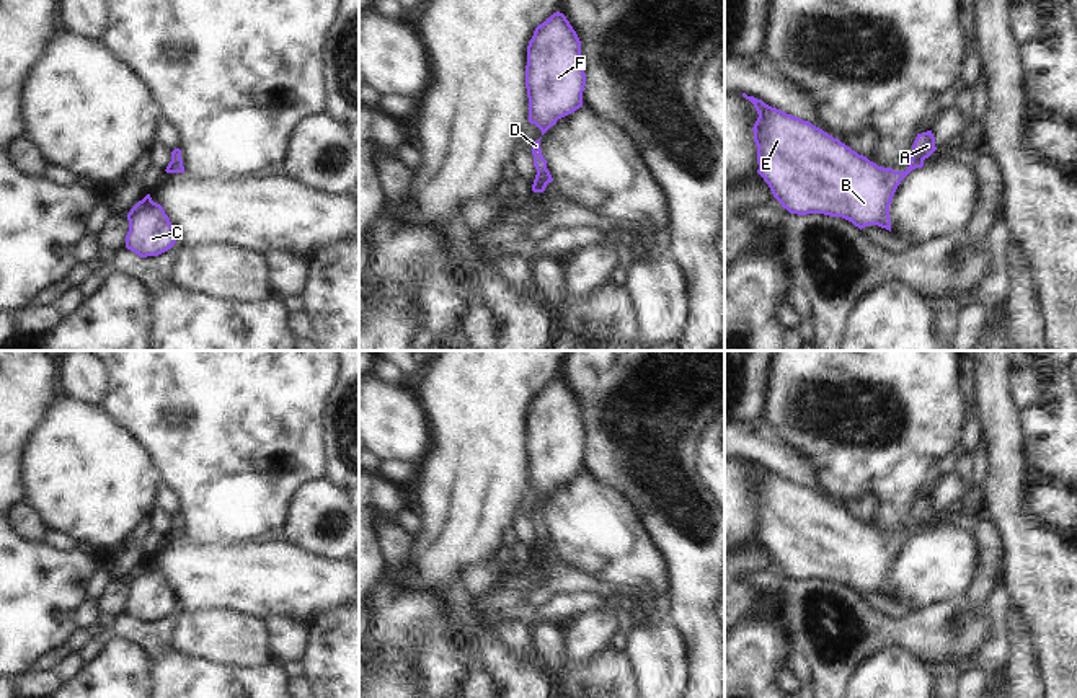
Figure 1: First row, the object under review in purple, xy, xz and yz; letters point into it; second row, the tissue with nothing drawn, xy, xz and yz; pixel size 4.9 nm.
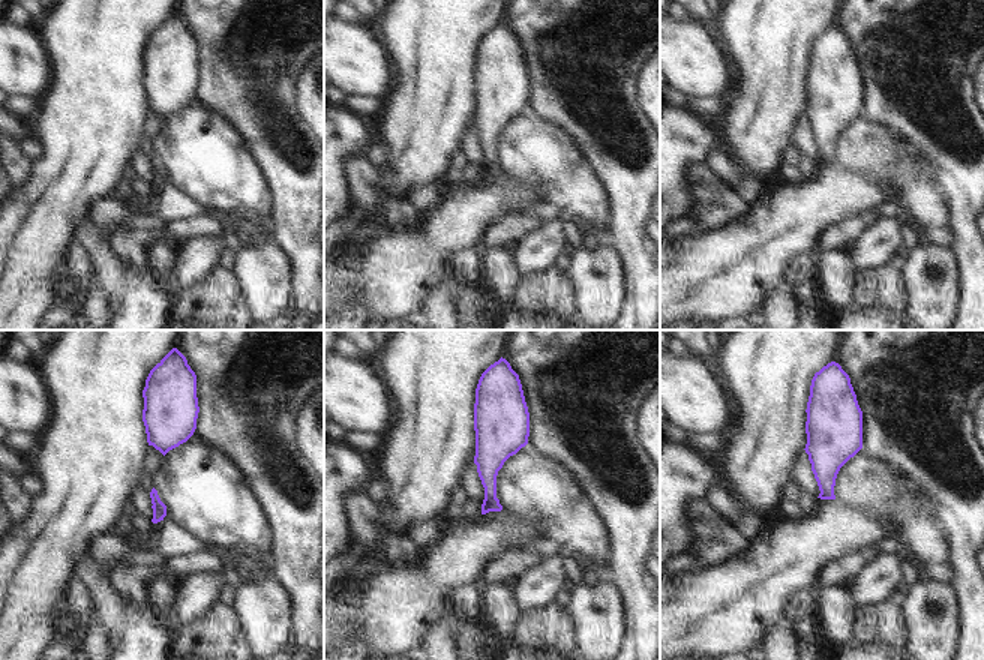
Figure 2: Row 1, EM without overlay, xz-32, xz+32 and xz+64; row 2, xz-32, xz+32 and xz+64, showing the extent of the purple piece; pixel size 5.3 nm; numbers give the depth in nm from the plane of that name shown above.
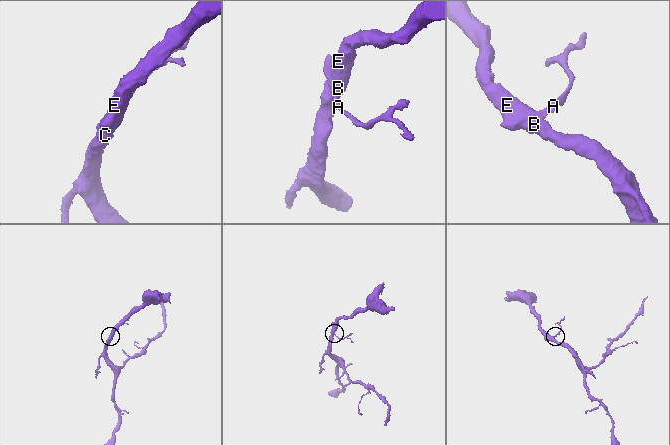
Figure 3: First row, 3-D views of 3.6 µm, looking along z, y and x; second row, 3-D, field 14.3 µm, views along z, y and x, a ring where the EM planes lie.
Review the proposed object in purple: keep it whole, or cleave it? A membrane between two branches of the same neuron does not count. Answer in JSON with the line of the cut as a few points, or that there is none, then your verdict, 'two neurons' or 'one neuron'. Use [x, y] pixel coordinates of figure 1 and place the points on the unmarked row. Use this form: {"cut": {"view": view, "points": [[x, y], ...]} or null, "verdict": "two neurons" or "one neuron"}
{"cut": null, "verdict": "one neuron"}

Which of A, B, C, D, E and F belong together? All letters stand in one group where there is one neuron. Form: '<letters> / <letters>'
A B C D E F

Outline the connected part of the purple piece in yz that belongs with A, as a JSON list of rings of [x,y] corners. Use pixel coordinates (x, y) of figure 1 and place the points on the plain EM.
[[[746,458],[742,462],[754,470],[759,479],[752,493],[757,510],[757,538],[769,550],[773,563],[790,579],[824,579],[842,582],[860,595],[868,590],[878,590],[891,597],[889,571],[898,551],[912,535],[922,533],[924,525],[937,515],[932,496],[917,499],[907,535],[894,537],[858,520],[808,486],[772,473]]]

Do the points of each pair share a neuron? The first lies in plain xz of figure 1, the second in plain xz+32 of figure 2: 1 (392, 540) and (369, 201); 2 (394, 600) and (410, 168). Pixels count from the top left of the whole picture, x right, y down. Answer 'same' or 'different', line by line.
1: same
2: same

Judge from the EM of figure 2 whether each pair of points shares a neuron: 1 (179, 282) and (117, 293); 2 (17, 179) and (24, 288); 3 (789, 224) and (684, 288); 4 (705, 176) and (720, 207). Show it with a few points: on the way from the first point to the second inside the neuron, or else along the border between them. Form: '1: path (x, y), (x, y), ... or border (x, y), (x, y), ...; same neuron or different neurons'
1: path (164, 293), (132, 293); same neuron
2: border (32, 161), (29, 176), (15, 188); different neurons
3: path (764, 242), (746, 260), (725, 273), (710, 276); same neuron
4: path (705, 183), (713, 200); same neuron

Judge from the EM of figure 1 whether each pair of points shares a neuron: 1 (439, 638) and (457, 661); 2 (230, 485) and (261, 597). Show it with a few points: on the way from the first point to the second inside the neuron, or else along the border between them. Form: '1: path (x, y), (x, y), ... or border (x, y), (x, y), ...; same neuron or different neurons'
1: path (439, 643), (452, 656); same neuron
2: border (283, 538), (232, 545), (208, 543); different neurons

